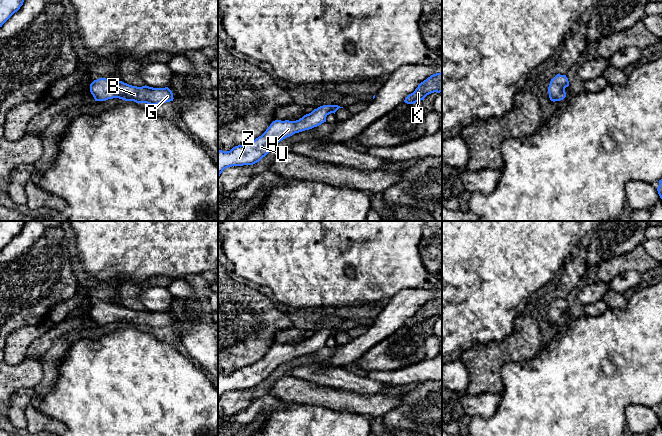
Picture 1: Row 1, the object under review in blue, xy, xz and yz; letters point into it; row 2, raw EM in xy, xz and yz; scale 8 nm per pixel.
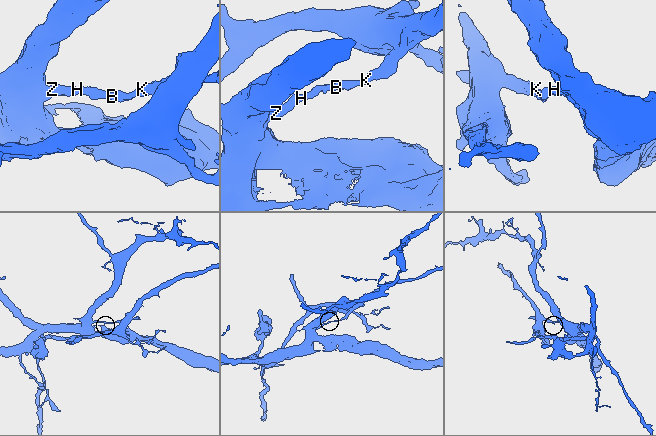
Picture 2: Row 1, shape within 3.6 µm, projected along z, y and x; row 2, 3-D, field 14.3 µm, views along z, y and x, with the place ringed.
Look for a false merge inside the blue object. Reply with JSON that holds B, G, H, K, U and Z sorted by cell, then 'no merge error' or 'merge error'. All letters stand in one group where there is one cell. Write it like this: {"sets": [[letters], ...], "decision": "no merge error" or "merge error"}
{"sets": [["B", "G", "K"], ["H", "U", "Z"]], "decision": "merge error"}

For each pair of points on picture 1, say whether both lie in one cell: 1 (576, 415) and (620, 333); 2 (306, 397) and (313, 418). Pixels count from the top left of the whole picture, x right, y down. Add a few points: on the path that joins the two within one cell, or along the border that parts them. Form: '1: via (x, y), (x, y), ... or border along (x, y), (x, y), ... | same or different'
1: via (576, 395), (579, 385), (606, 356), (606, 353) | same
2: border along (288, 402), (304, 405), (322, 405), (332, 409) | different

